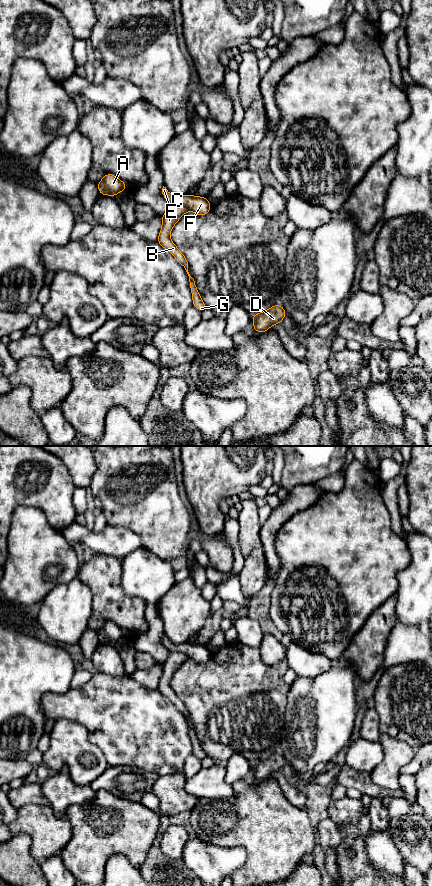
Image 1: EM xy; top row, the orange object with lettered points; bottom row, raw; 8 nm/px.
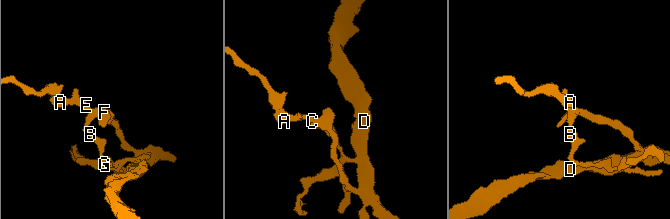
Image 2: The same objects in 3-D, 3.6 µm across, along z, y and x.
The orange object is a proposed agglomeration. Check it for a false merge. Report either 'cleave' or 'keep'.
cleave

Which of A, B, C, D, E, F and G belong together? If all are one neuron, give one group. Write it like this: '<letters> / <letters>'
A E F / B C D G

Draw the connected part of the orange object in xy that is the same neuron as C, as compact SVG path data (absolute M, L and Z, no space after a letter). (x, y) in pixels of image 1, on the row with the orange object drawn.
M180 203L169 204L168 210L162 215L162 228L160 230L157 242L163 248L167 249L176 258L176 260L181 264L181 266L185 268L185 270L186 270L186 272L187 272L187 274L189 276L190 290L191 290L192 298L193 298L192 305L195 306L200 312L203 312L205 309L207 309L207 306L202 301L202 299L200 297L200 294L199 294L199 292L197 290L196 283L195 283L194 279L190 276L190 274L188 272L188 262L187 262L187 259L181 253L181 251L176 247L176 245L171 241L170 236L169 236L170 232L171 232L172 228L173 228L173 226L177 223L177 221L187 211L189 211L189 209L187 207L185 207L184 205L180 204Z

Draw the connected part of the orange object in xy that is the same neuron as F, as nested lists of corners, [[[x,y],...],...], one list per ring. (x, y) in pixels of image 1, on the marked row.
[[[166,187],[162,188],[163,197],[166,199],[168,204],[180,203],[187,207],[190,211],[197,215],[204,216],[209,213],[211,204],[205,197],[184,195],[184,196],[174,196],[168,192]]]

